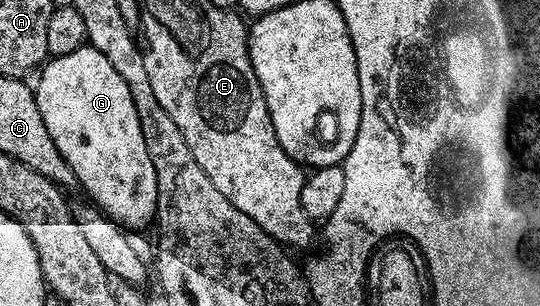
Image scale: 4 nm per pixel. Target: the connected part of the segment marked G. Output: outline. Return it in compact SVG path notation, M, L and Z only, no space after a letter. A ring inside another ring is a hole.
M91 45L74 49L73 55L57 55L43 64L36 92L38 113L46 121L58 153L70 165L77 184L89 200L99 207L109 219L124 229L144 227L153 222L156 214L156 174L154 165L148 160L146 145L140 142L140 122L138 109L132 108L134 97L130 97L130 88L122 82L122 76L114 65L106 61Z

